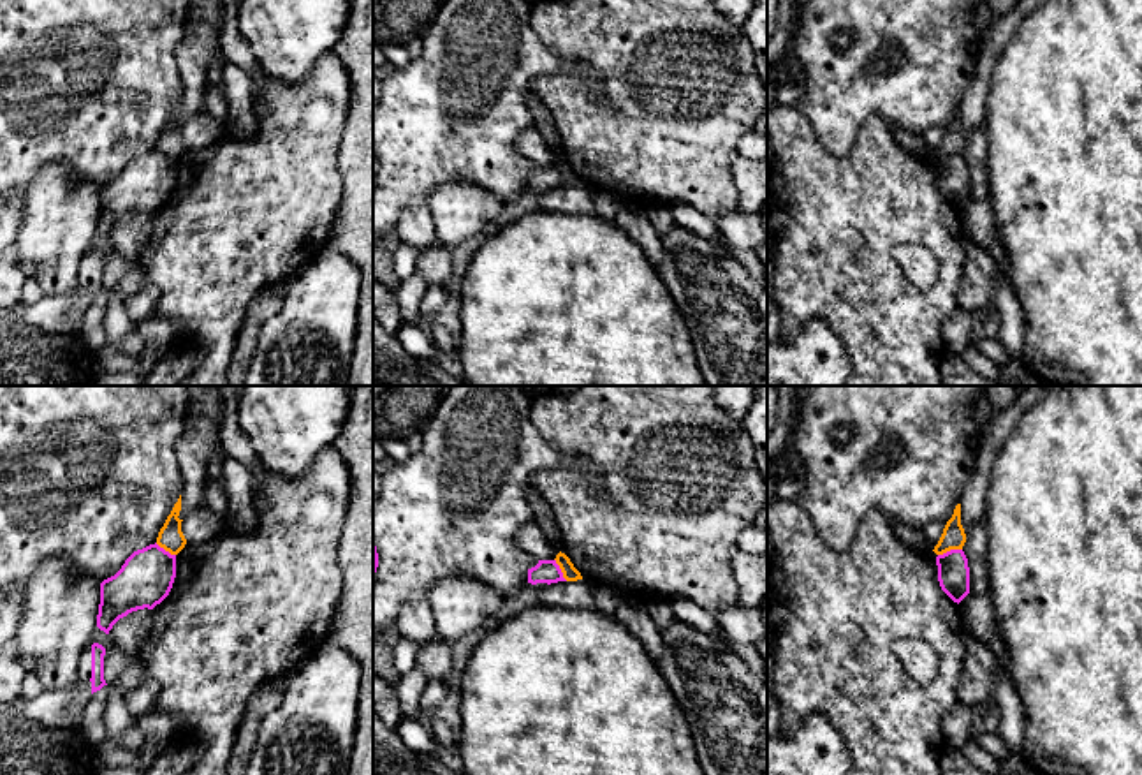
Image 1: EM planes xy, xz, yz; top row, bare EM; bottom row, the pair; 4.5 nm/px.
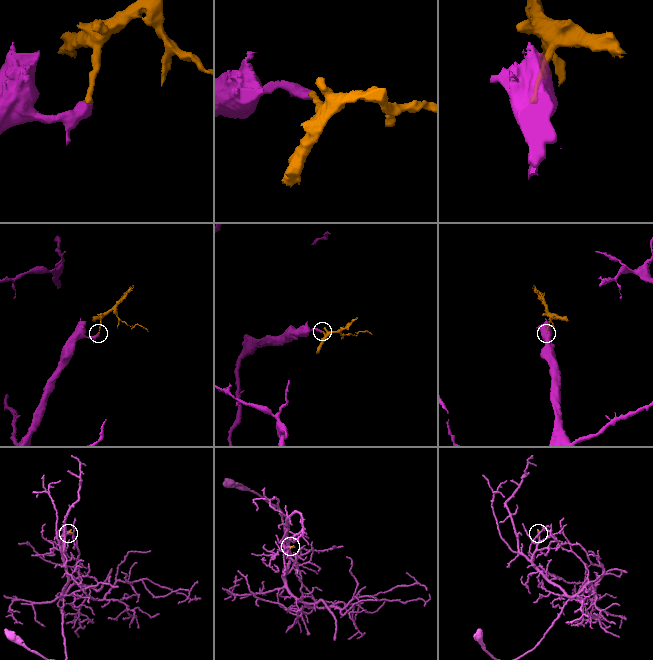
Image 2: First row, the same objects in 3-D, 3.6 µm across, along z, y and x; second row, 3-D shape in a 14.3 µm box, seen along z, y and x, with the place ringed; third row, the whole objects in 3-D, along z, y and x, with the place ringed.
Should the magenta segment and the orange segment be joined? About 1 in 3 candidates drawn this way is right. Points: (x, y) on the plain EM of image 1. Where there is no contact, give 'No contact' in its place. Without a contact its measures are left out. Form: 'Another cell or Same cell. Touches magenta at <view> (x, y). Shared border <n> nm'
Another cell. Touches magenta at yz (951, 155). Shared border 120 nm

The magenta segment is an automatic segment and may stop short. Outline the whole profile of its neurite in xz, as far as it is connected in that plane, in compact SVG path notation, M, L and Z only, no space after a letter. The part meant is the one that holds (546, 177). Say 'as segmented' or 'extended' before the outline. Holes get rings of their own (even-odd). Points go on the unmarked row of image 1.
as segmented; M538 166L538 169L528 174L528 188L558 188L567 187L556 166Z

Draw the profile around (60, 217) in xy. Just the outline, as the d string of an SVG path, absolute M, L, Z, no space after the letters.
M49 166L25 190L25 217L11 254L18 261L35 264L35 280L44 294L58 296L79 287L79 261L97 232L100 188L99 185L79 181L65 166Z

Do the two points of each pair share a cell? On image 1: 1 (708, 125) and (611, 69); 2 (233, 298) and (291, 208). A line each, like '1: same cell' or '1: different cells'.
1: same cell
2: same cell

